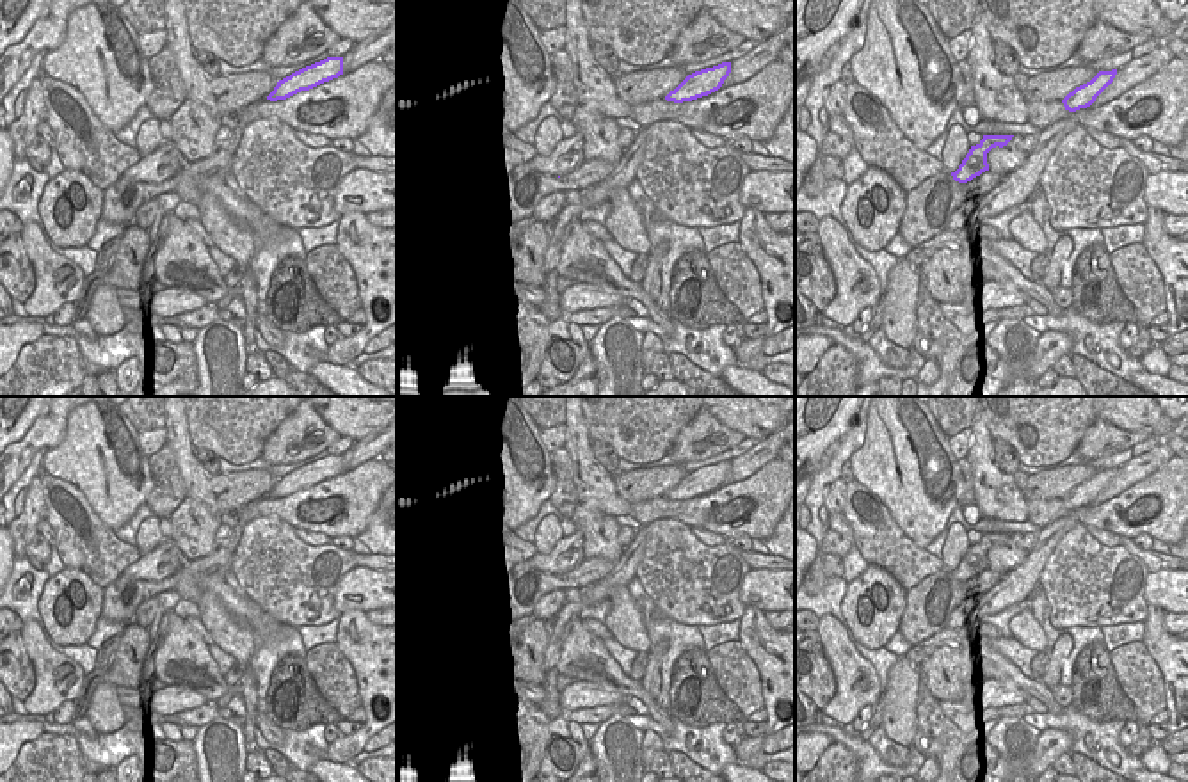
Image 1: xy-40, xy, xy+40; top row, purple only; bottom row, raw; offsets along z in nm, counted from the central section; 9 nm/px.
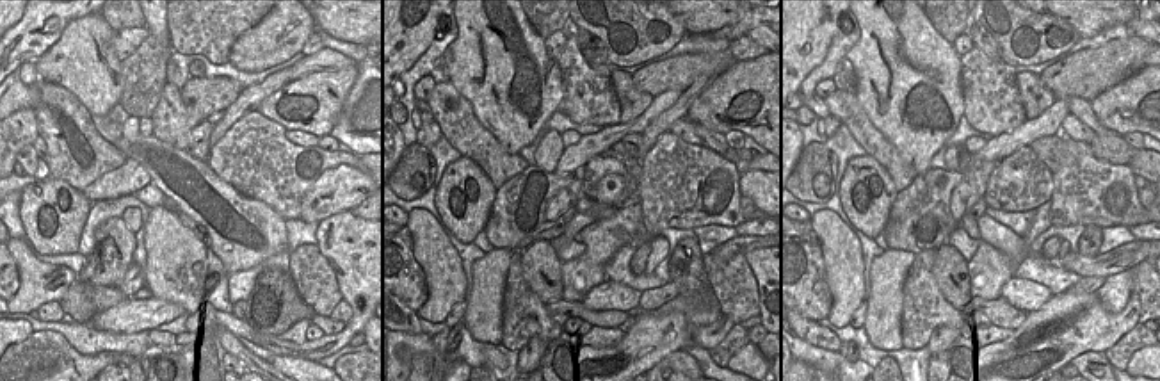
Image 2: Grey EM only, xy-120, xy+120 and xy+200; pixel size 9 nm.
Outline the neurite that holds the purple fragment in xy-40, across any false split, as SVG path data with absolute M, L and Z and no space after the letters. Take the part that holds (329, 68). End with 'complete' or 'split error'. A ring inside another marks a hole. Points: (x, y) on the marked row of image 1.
M327 57L279 80L267 100L286 100L301 91L309 91L324 82L338 78L340 75L343 75L343 57Z | complete

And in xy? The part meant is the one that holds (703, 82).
M722 62L688 75L665 100L674 103L692 101L718 91L731 73L731 62Z | complete

